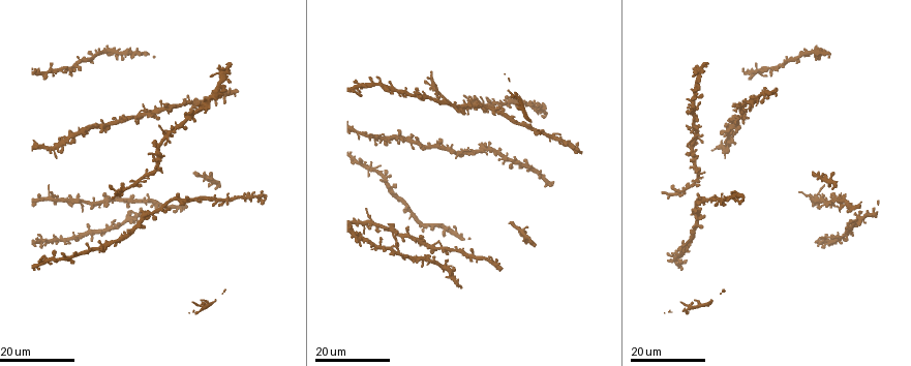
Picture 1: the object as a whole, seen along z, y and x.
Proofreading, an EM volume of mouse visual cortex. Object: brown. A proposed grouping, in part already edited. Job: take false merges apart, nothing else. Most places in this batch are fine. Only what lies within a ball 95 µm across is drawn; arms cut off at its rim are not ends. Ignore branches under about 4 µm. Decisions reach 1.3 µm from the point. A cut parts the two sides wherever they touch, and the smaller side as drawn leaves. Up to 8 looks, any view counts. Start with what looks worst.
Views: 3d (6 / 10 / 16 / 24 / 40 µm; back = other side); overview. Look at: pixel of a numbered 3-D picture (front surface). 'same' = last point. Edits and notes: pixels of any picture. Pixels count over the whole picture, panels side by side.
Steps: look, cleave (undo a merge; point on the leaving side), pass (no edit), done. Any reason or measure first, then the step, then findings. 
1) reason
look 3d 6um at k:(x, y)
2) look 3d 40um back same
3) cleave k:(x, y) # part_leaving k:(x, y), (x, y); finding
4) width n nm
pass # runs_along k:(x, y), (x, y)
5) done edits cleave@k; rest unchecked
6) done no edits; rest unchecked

look 3d 24um at 1:(398, 250)

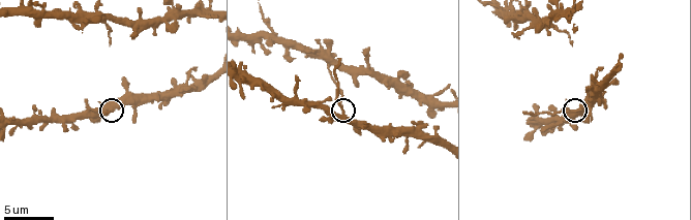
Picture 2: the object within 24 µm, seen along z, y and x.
look 3d 6um at 2:(112, 109)

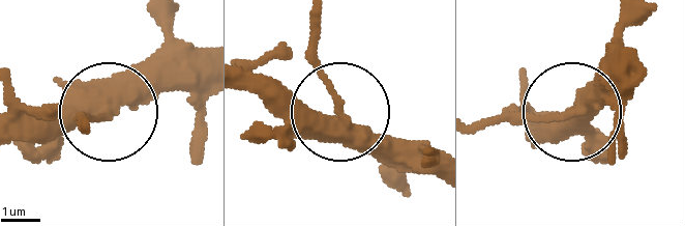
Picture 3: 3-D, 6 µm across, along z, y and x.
side_arm 6 um
cleave 3:(315, 66) # part_leaving 3:(344, 115), (317, 59), (317, 20); two neurons meet here

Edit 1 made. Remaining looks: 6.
look overview

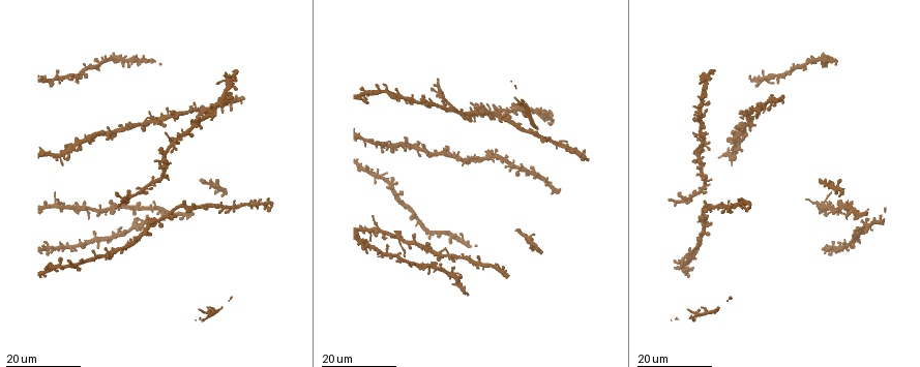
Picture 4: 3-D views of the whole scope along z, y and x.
looks like a crossing
look 3d 24um at 4:(399, 239)

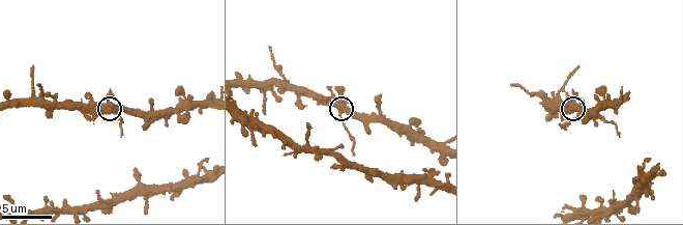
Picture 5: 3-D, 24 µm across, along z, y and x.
closer look
look 3d 10um at 5:(340, 110)

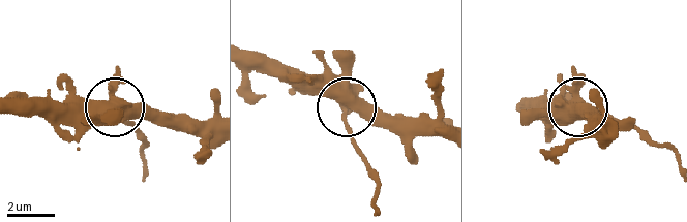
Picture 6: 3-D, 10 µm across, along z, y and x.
arms 4
pass # continuous, no second neuron

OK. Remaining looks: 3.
three-way junction
look 3d 24um at 4:(63, 149)

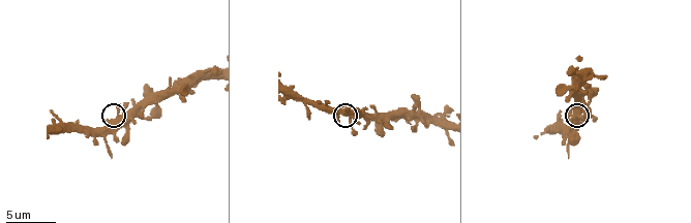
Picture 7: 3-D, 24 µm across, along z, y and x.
look 3d 10um at 7:(120, 118)

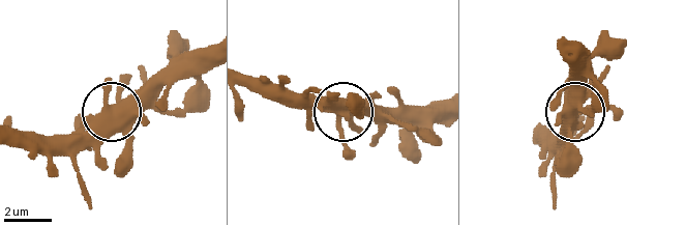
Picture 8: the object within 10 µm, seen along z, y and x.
width 410 nm
pass # continuous, no second neuron

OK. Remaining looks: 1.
done edits cleave@3; rest unchecked

